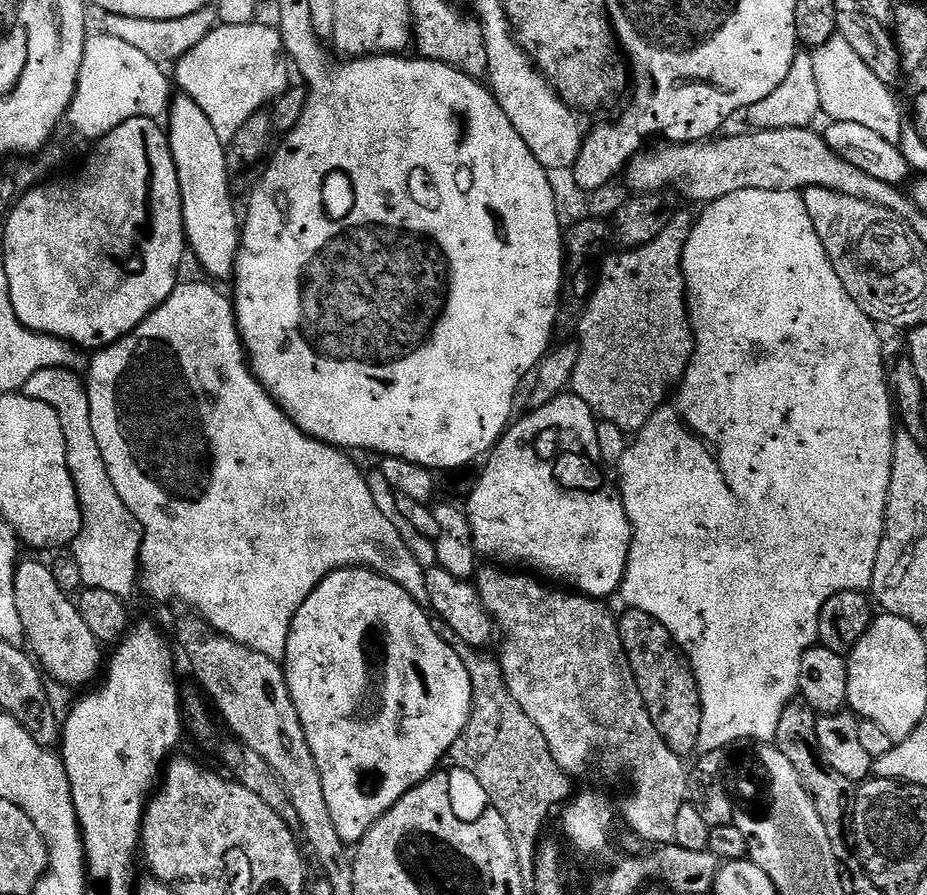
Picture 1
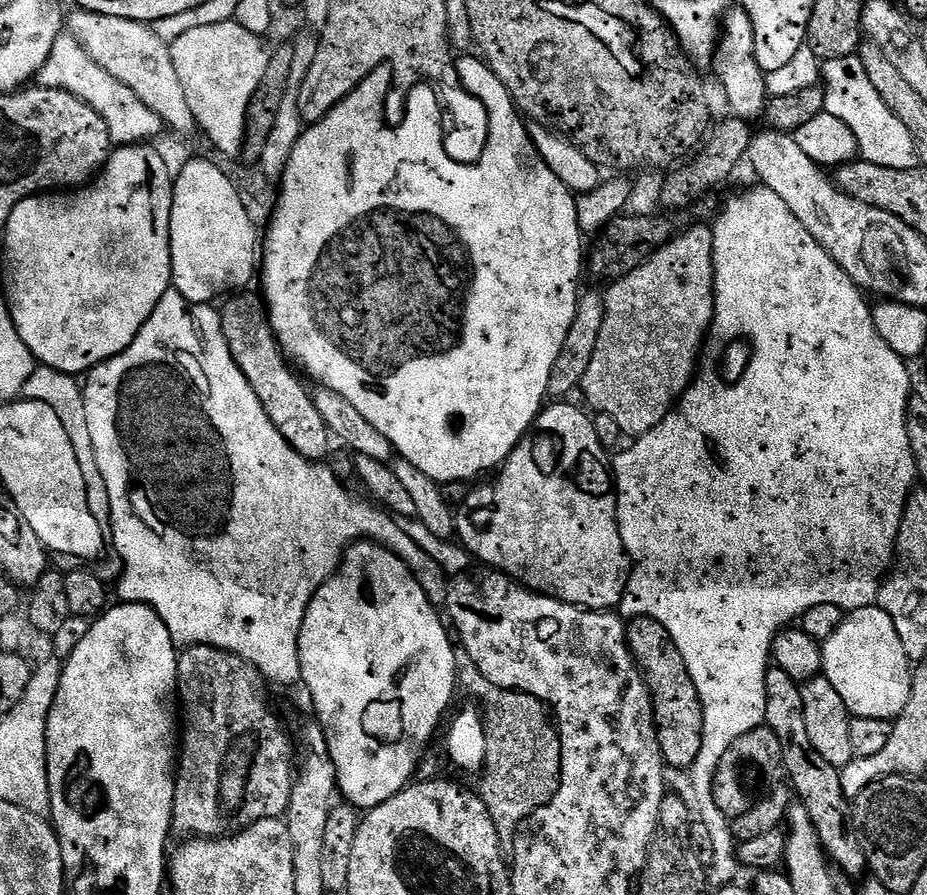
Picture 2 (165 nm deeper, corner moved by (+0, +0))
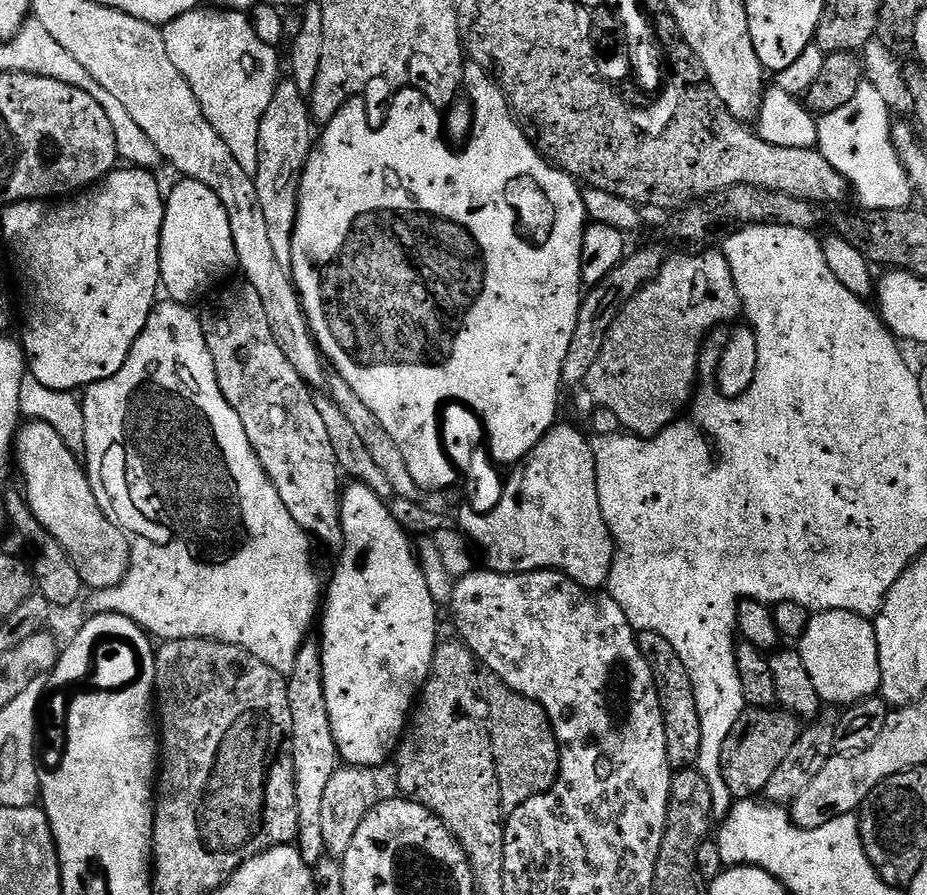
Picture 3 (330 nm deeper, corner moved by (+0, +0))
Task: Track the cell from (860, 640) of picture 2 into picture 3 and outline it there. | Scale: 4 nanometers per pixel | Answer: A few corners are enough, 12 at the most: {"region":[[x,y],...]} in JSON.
{"region":[[817,612],[800,636],[825,705],[879,693],[876,626]]}

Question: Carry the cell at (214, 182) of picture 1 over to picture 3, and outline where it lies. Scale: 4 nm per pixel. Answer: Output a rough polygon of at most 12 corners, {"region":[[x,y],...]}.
{"region":[[177,179],[164,206],[160,283],[195,305],[237,267],[226,206]]}

